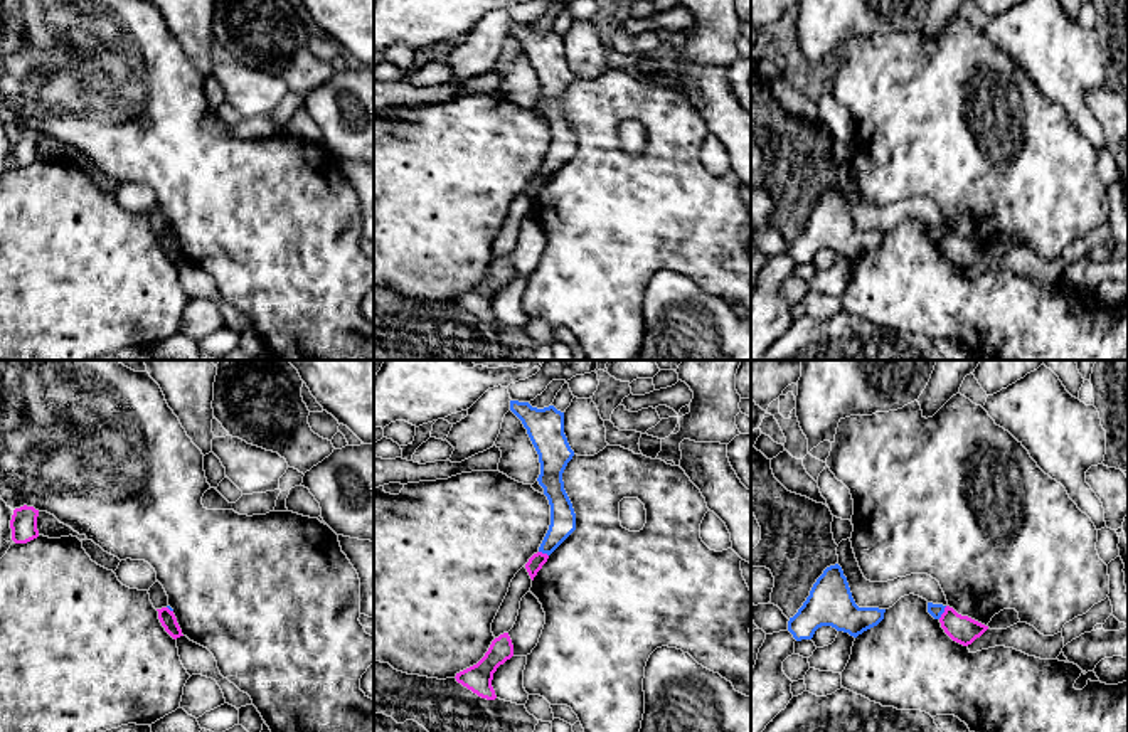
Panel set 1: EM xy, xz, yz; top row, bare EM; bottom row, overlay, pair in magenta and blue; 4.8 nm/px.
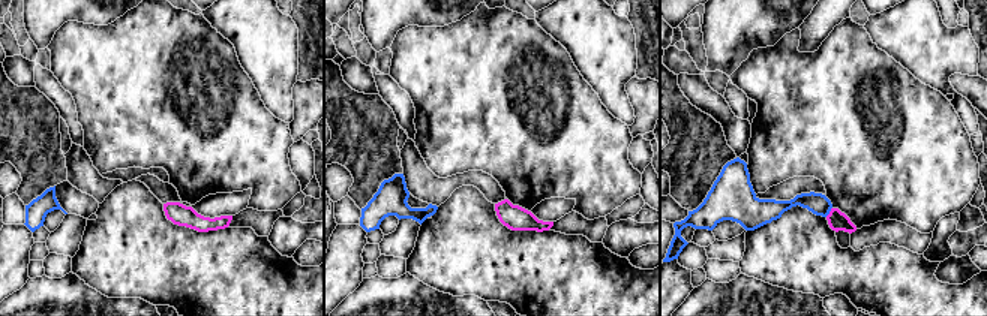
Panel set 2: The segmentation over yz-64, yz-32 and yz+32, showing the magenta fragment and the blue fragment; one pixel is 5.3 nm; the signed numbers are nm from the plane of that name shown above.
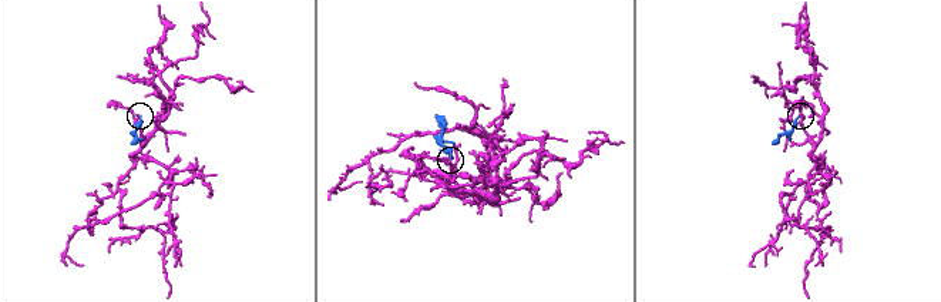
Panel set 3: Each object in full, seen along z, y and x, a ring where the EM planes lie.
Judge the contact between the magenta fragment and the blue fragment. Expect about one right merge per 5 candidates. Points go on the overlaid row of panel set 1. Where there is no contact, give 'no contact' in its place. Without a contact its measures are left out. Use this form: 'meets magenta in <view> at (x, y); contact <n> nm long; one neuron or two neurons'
meets magenta in yz at (943, 613); contact 80 nm long; two neurons

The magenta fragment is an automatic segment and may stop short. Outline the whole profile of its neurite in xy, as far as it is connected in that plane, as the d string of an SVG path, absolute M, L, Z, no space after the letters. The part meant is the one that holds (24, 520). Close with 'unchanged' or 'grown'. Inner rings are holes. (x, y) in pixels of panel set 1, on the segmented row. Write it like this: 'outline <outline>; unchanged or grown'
outline M24 505L13 510L10 528L12 528L12 540L15 544L27 544L39 537L37 517L39 510L35 510L34 507Z; unchanged

